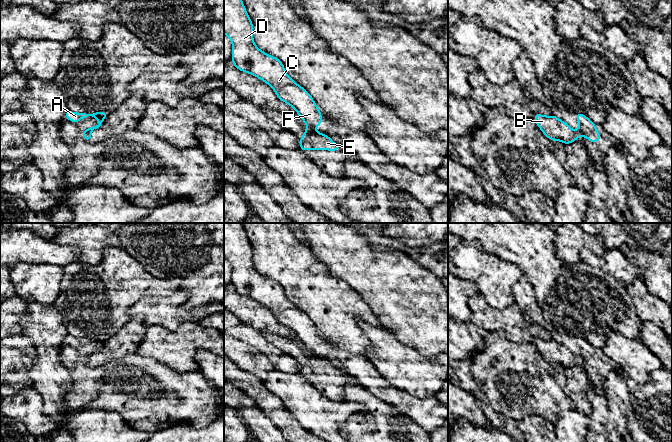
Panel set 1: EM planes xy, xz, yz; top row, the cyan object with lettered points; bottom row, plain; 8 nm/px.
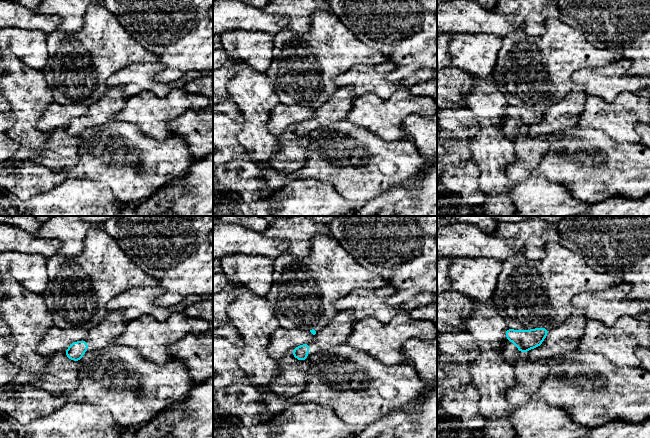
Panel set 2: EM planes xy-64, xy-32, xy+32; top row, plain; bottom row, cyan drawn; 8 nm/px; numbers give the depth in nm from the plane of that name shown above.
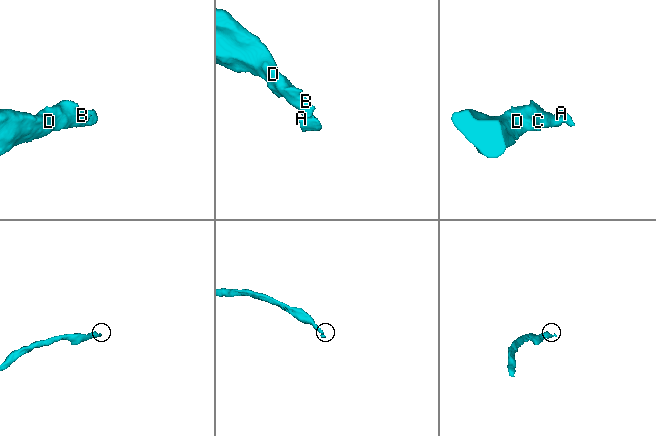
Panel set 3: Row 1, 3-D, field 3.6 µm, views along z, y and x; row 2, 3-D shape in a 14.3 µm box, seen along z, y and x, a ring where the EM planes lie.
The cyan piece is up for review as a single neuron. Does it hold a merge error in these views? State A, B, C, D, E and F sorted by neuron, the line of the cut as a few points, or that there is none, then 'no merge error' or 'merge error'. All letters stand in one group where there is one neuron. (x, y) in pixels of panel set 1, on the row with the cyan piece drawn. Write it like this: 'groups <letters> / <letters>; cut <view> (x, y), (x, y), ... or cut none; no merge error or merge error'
groups A E / B C D F; cut xy (91, 130), (83, 134); merge error

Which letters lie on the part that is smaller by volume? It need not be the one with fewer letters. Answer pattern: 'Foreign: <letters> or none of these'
Foreign: A, E

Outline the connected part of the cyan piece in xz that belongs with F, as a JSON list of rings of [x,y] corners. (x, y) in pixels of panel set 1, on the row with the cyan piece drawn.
[[[224,0],[224,34],[232,41],[232,63],[238,70],[267,83],[281,101],[296,110],[308,127],[316,128],[320,125],[323,117],[312,96],[288,76],[279,59],[266,54],[255,45],[253,24],[241,0]]]

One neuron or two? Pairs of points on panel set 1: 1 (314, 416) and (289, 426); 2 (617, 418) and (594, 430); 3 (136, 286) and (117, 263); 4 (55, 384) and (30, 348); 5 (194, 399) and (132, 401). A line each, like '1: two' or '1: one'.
1: two
2: two
3: one
4: one
5: one

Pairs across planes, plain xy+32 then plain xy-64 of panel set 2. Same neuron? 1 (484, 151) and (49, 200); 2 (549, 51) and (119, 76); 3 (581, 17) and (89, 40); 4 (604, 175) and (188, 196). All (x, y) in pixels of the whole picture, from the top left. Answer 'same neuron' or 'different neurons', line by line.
1: different neurons
2: different neurons
3: different neurons
4: different neurons

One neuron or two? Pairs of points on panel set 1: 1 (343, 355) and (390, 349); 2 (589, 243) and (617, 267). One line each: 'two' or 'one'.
1: two
2: two

